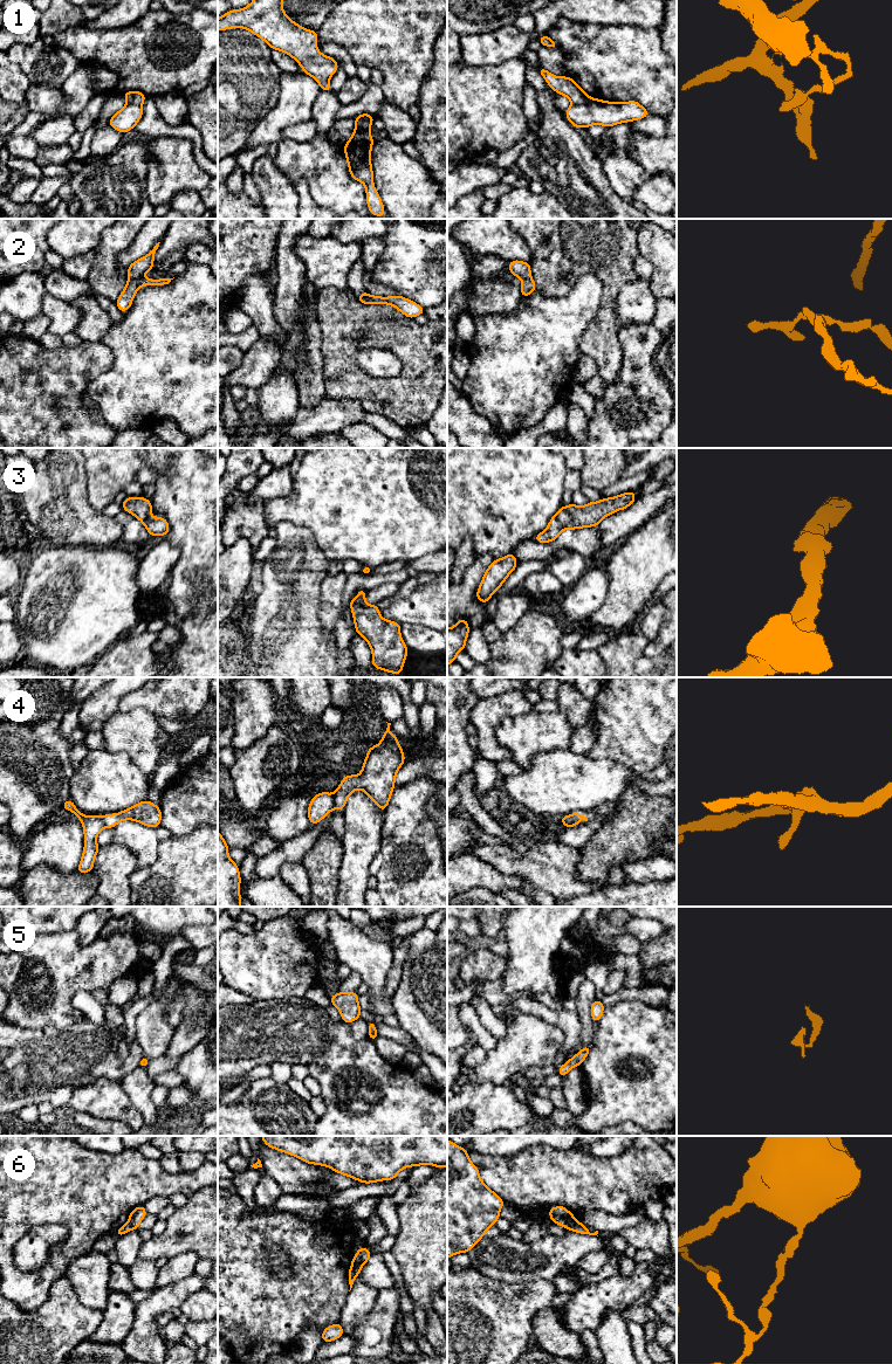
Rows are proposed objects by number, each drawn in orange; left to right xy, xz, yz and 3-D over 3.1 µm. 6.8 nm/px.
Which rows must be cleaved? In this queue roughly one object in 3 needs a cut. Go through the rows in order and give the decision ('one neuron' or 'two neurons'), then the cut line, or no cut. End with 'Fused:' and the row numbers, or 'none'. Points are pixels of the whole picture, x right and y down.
1: two neurons | yz (590, 98), (585, 103), (573, 105)
2: two neurons | xy (142, 277), (129, 280)
3: one neuron | no cut
4: two neurons | xz (331, 794), (334, 807)
5: one neuron | no cut
6: two neurons | xz (356, 1254), (363, 1263)
Fused: 1, 2, 4, 6

